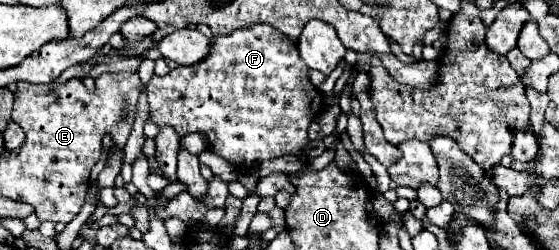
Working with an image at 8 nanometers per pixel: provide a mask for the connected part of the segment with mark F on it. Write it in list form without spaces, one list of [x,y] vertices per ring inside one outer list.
[[[271,25],[239,29],[231,35],[213,37],[211,53],[191,67],[171,69],[165,77],[153,75],[147,85],[151,119],[157,127],[173,127],[181,137],[189,133],[207,135],[211,151],[231,161],[239,169],[253,167],[265,159],[275,159],[287,153],[299,153],[307,141],[307,127],[315,113],[323,109],[323,97],[313,87],[307,75],[309,67],[299,57],[291,41]]]

